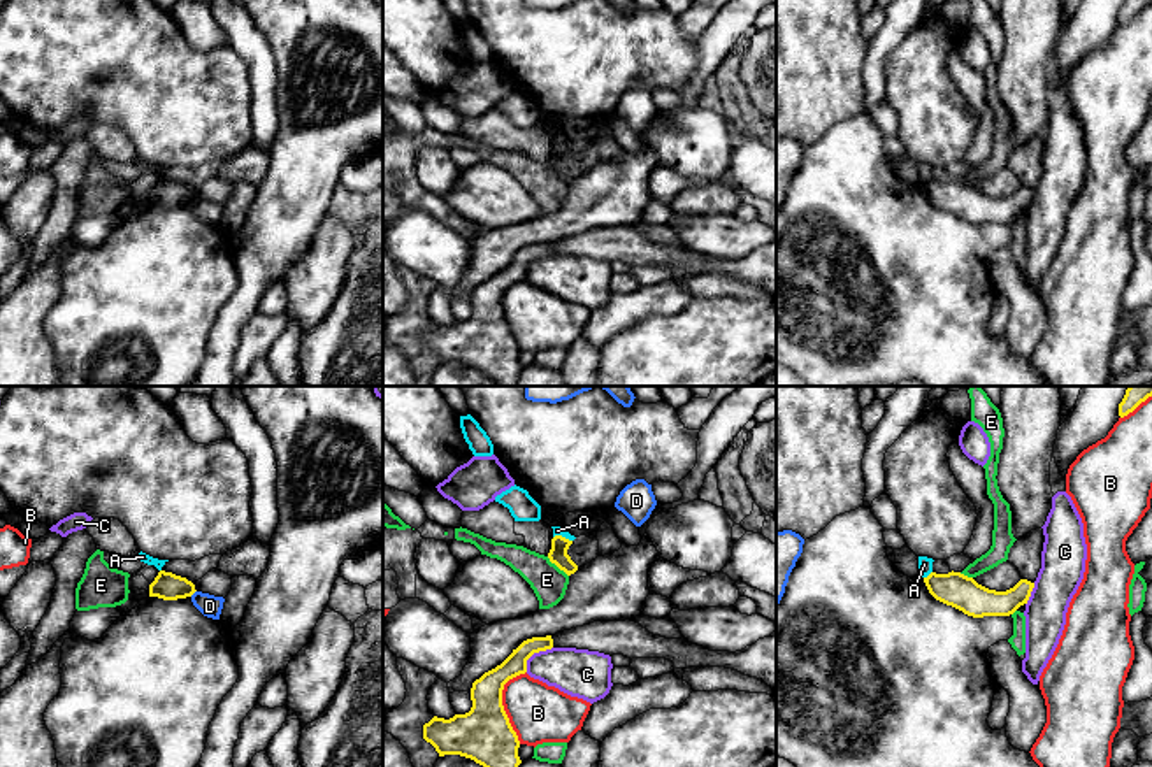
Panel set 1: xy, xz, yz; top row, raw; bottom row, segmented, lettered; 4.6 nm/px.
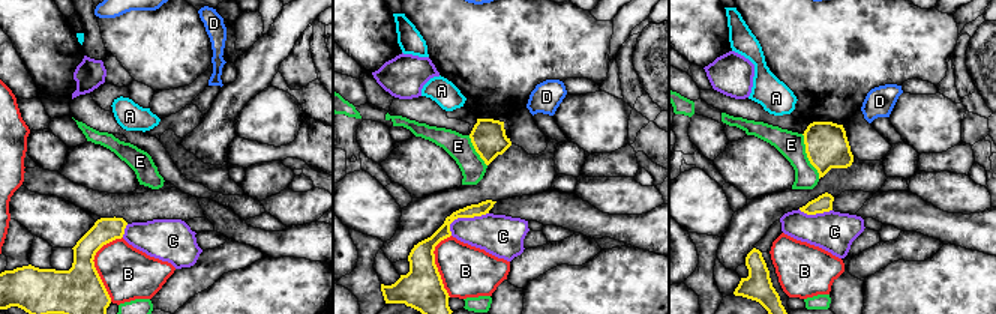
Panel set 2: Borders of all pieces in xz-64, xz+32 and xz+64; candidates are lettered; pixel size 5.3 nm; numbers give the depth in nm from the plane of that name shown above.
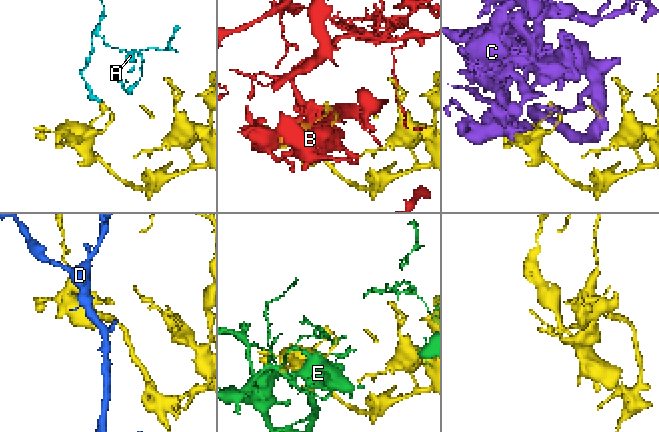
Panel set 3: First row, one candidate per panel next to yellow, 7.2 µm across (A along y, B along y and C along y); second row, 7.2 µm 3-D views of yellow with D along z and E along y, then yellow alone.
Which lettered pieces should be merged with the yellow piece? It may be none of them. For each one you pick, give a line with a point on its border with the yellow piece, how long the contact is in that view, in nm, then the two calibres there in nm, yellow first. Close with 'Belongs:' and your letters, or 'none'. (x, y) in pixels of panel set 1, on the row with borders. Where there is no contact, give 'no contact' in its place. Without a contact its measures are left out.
Belongs: none

